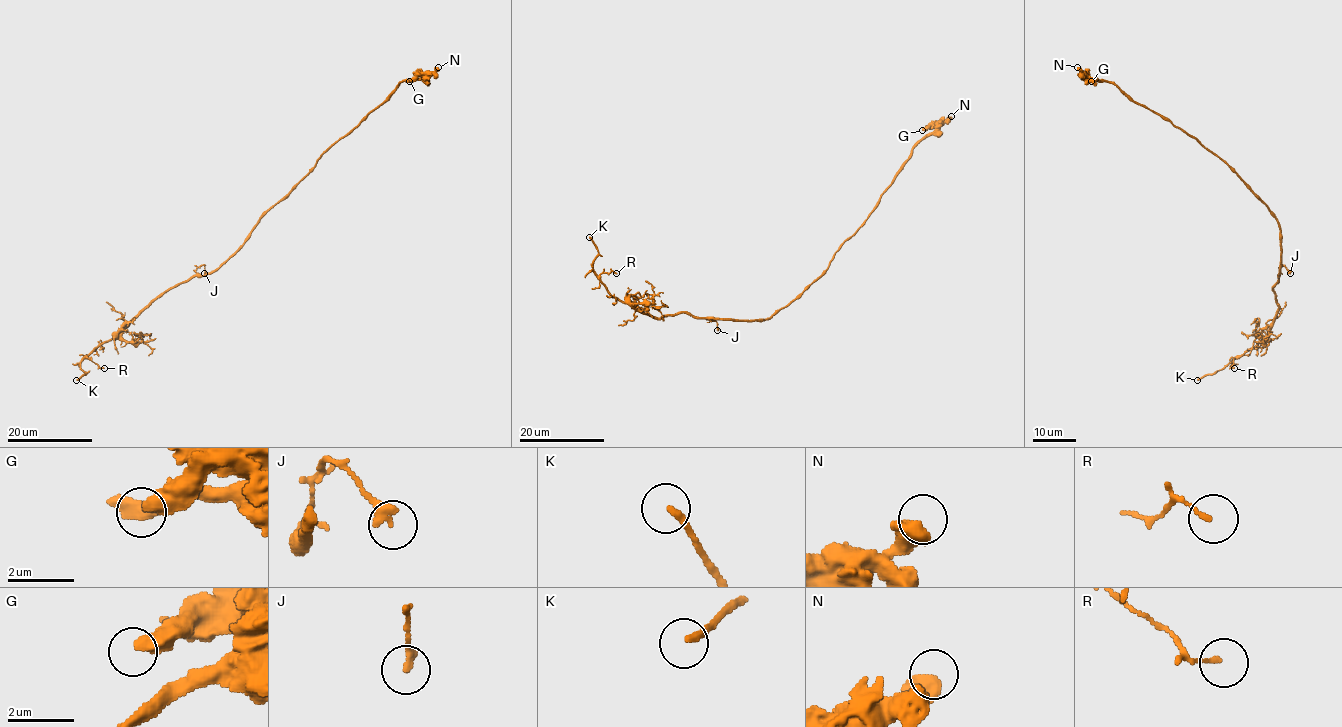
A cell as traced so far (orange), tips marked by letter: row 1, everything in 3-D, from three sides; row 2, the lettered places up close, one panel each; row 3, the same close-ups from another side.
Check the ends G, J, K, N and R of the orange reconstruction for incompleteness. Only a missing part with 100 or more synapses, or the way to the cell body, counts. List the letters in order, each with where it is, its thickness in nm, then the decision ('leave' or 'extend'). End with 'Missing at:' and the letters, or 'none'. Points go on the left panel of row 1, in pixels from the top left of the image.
G: place (409, 81); calibre 440 nm; leave
J: place (204, 273); calibre 280 nm; leave
K: place (76, 380); calibre 200 nm; extend
N: place (438, 67); calibre 600 nm; leave
R: place (104, 368); calibre 110 nm; leave
Missing at: K

